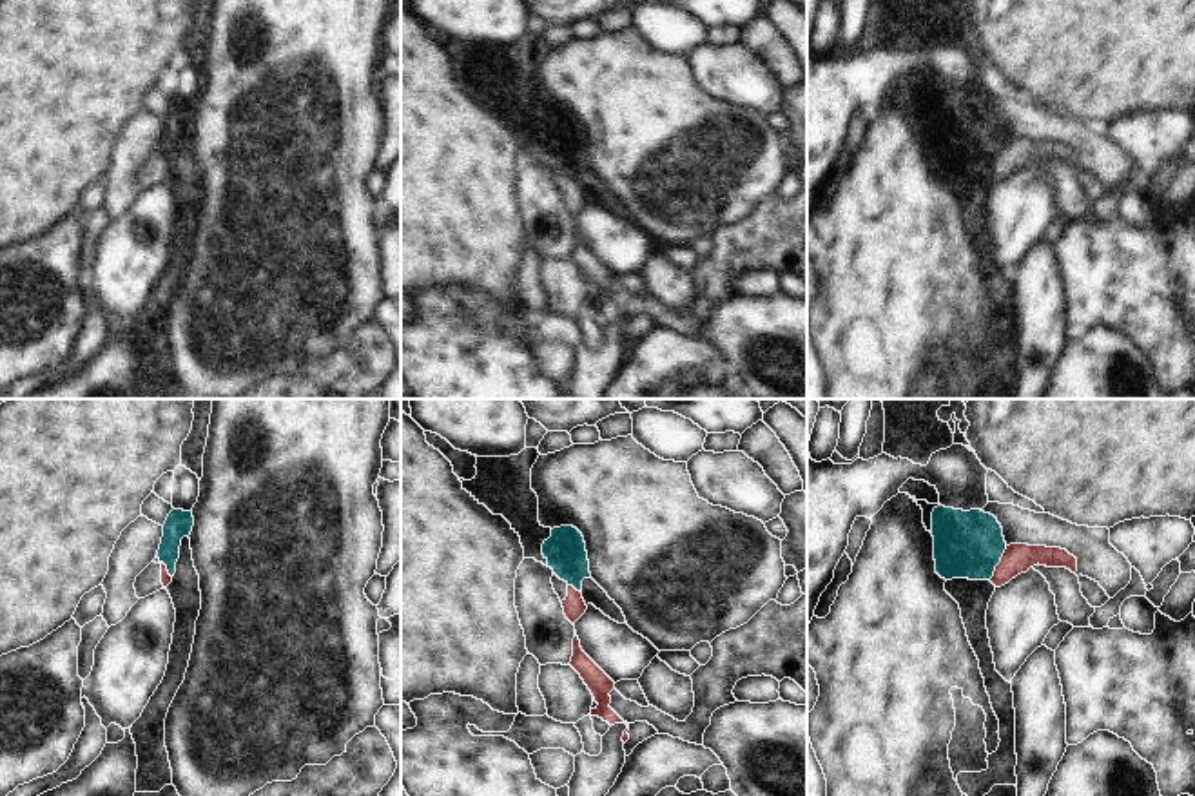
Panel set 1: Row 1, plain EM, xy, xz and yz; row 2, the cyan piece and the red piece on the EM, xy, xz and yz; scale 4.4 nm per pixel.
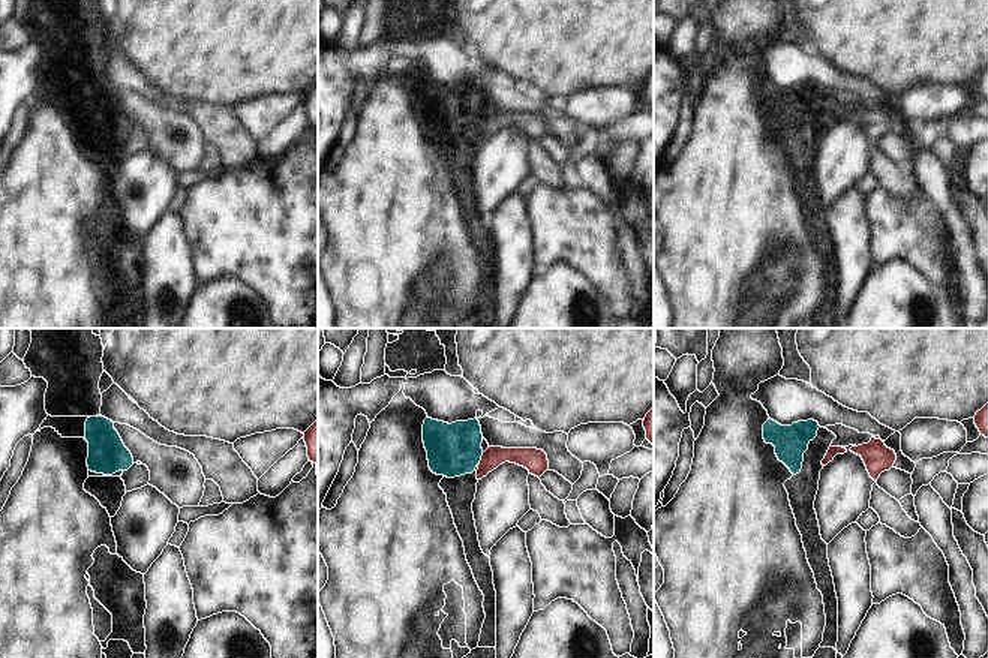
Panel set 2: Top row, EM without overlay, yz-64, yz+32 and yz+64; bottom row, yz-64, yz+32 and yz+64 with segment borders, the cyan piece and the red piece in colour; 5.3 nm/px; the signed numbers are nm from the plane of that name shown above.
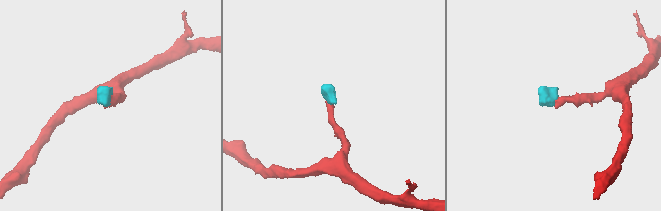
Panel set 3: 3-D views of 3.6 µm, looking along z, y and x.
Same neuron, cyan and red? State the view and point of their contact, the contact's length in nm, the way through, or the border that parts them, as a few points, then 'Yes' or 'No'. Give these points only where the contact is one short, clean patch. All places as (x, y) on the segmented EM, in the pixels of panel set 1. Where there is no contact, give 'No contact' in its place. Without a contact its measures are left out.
Touches cyan at yz (1000, 561). Shared border 170 nm. Boundary: yz (1007, 546), (989, 579). No

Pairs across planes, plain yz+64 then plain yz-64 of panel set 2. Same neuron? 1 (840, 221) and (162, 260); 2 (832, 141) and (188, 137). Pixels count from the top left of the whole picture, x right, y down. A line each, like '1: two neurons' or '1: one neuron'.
1: one neuron
2: two neurons

